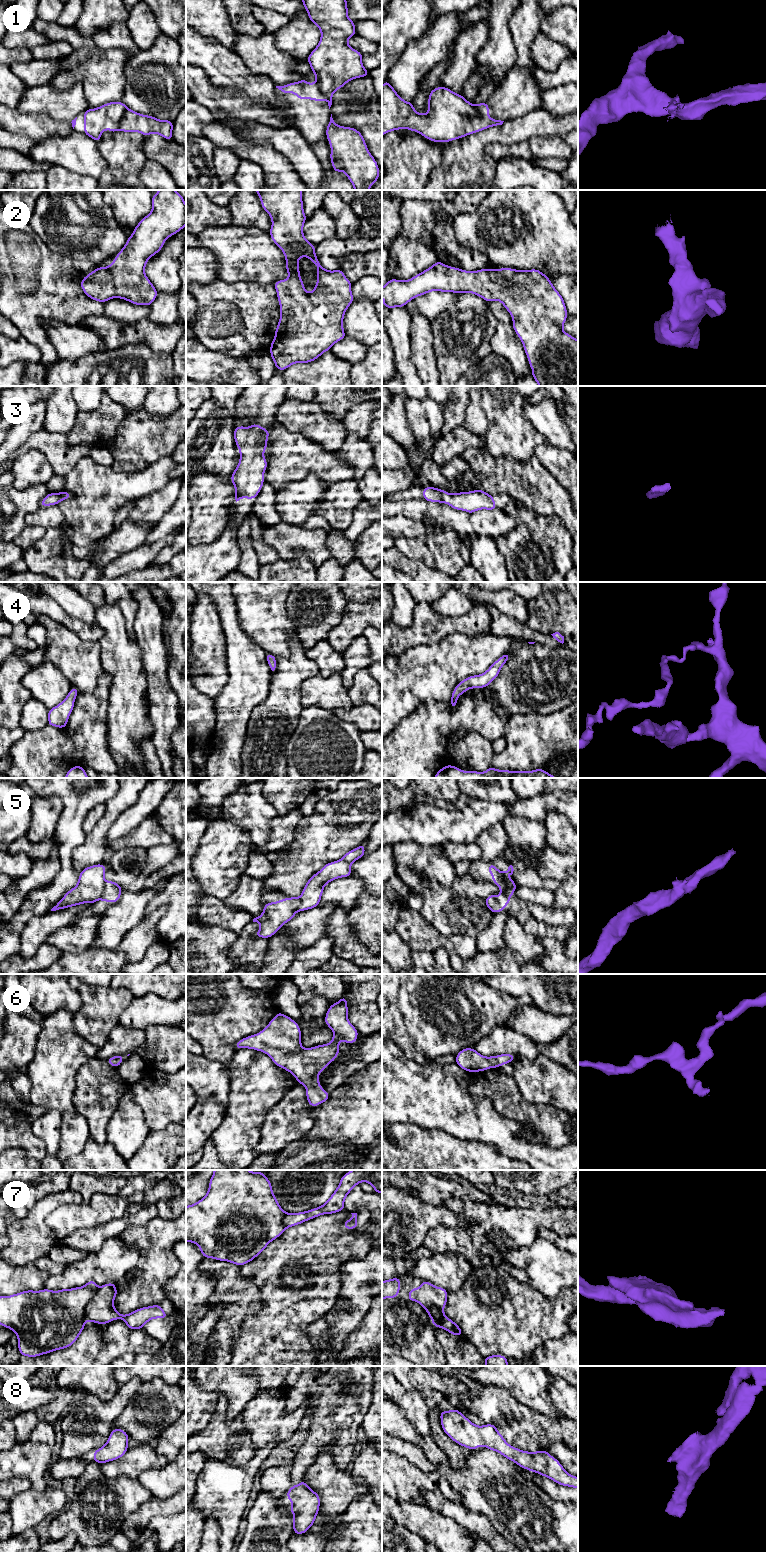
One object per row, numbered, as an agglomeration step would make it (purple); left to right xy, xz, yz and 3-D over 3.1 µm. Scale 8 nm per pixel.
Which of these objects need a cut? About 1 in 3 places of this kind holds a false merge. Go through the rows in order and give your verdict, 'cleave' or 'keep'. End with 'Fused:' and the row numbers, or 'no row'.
1: keep
2: keep
3: keep
4: keep
5: cleave
6: keep
7: cleave
8: keep
Fused: 5, 7

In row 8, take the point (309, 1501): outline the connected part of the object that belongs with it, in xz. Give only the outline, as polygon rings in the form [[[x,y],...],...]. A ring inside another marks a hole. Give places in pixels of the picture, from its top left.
[[[304,1479],[286,1492],[288,1500],[292,1502],[290,1508],[294,1515],[292,1527],[294,1534],[301,1535],[315,1523],[320,1507],[320,1496],[307,1486]]]

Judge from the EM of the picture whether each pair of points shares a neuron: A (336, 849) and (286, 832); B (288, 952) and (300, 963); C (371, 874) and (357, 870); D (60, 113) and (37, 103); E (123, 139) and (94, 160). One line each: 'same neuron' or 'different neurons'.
A: different neurons
B: different neurons
C: same neuron
D: same neuron
E: different neurons

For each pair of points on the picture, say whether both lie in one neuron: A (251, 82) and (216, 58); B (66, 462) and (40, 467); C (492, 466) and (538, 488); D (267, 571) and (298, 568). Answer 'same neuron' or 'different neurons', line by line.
A: same neuron
B: different neurons
C: same neuron
D: same neuron

